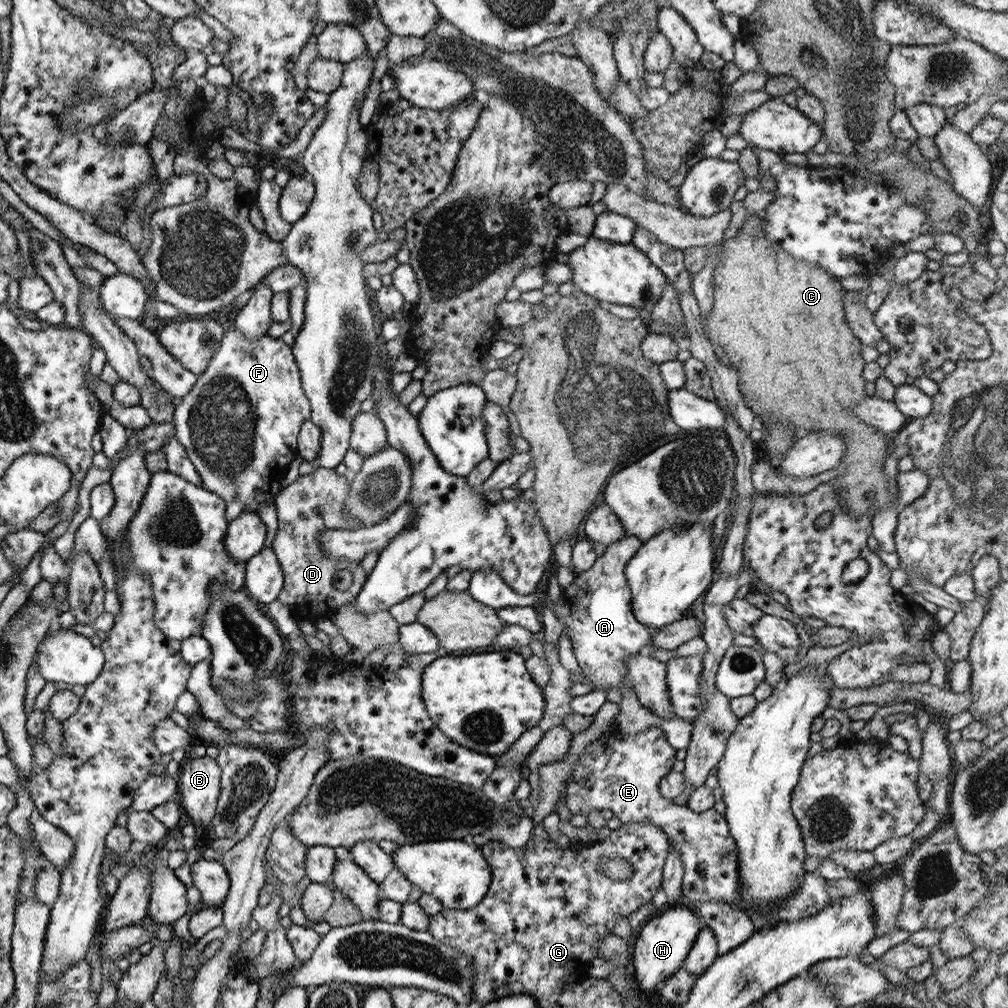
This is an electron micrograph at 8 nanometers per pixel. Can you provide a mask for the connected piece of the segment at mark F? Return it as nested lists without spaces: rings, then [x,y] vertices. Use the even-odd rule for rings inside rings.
[[[234,326],[224,333],[213,357],[209,359],[209,363],[207,363],[203,373],[195,376],[194,383],[191,385],[189,391],[187,391],[187,394],[176,401],[172,423],[175,429],[174,437],[179,444],[183,445],[185,453],[187,453],[187,457],[189,457],[189,462],[193,465],[193,469],[197,471],[202,481],[201,488],[217,495],[217,497],[225,501],[225,504],[235,499],[239,502],[243,501],[243,511],[257,512],[259,503],[271,502],[274,496],[281,490],[280,482],[285,478],[287,466],[291,460],[298,456],[298,452],[295,448],[297,433],[299,432],[301,423],[305,422],[307,419],[310,419],[310,404],[301,390],[297,363],[295,359],[293,359],[290,348],[287,347],[281,339],[270,338],[266,335],[259,336],[258,338],[246,338],[246,336],[239,330],[236,330]]]

